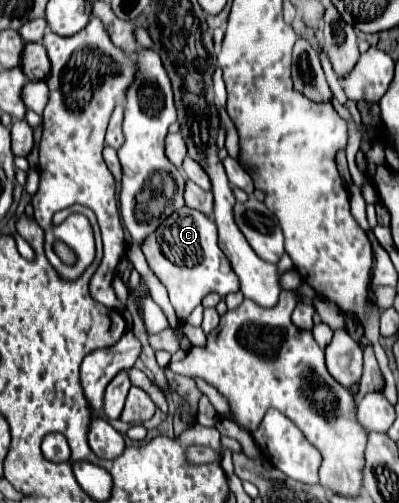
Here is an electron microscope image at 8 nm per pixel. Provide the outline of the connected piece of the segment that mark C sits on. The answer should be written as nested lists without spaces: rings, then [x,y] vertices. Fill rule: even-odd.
[[[187,206],[175,210],[141,248],[149,268],[165,284],[179,320],[185,320],[209,292],[217,292],[223,298],[231,292],[239,292],[239,278],[235,276],[227,256],[217,246],[215,222],[199,210]]]

